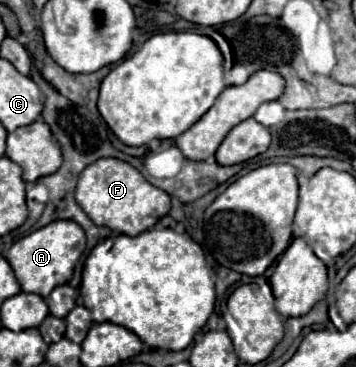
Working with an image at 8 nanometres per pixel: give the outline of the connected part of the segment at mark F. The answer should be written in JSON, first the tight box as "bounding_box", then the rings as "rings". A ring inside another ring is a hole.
{"bounding_box":[75,157,171,235],"rings":[[[111,157],[99,159],[93,165],[85,167],[77,183],[75,199],[95,225],[109,227],[111,231],[125,233],[125,235],[137,235],[137,233],[143,233],[145,229],[151,229],[171,209],[171,197],[165,191],[153,187],[129,163],[121,159],[111,159]]]}

